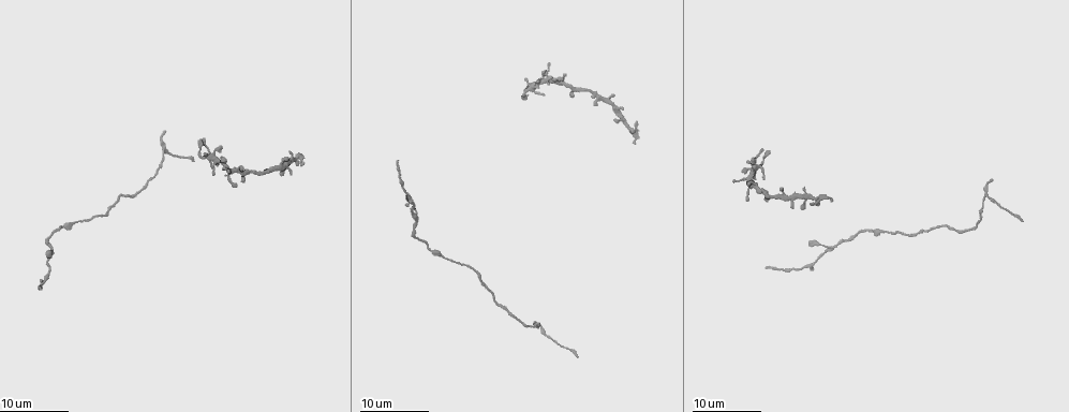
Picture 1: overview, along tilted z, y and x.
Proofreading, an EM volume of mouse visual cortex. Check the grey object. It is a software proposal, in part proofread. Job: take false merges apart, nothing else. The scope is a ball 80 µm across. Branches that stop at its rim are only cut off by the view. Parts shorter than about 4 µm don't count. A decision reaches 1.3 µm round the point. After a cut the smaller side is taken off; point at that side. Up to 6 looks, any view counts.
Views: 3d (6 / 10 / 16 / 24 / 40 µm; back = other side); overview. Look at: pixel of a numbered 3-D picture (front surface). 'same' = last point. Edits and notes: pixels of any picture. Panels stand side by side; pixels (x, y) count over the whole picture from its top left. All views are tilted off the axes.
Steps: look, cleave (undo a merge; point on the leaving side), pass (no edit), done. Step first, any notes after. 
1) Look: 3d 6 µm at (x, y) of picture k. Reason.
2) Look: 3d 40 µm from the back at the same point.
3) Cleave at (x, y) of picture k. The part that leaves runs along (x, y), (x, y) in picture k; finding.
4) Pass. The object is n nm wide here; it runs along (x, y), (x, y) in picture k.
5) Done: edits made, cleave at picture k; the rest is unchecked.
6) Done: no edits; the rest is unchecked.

Look: 3d 24 µm at (803, 265) of picture 1. Side arm on a straight run.

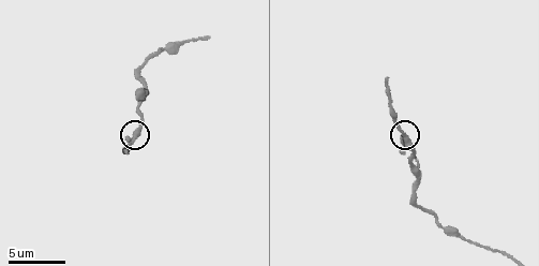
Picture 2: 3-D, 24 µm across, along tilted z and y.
Look: 3d 6 µm at (404, 138) of picture 2.

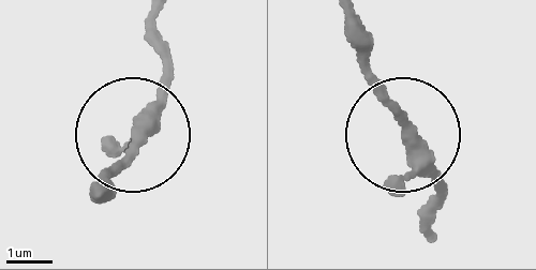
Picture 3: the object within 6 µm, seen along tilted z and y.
Look: 3d 6 µm from the back at (406, 130) of picture 3.

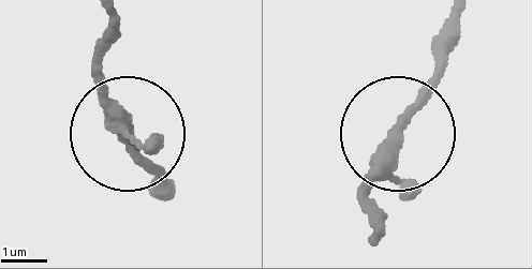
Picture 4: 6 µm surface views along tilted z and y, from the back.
Pass. 3 arms meet here; continuous, no second neuron.

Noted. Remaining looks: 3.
Look: 3d 10 µm at (415, 173) of picture 2. Three arms meet.

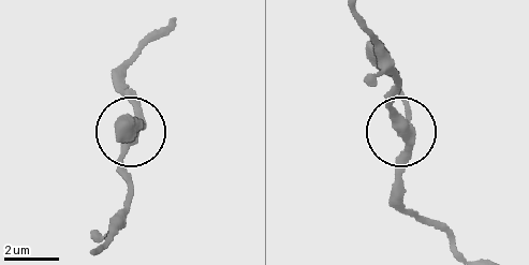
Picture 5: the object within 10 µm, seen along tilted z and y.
Pass. Continuous, no second neuron.

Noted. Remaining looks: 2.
Look: 3d 6 µm at (461, 236) of picture 2. Thick turns thin.

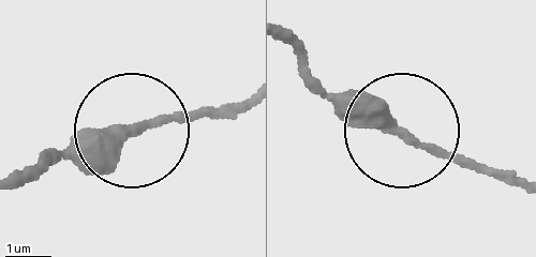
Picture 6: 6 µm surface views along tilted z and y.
Pass. It runs along (23, 177), (48, 160), (109, 151), (168, 116), (248, 105) in picture 6; all the same neuron.

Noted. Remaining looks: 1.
Done: no edits; the rest is unchecked.

